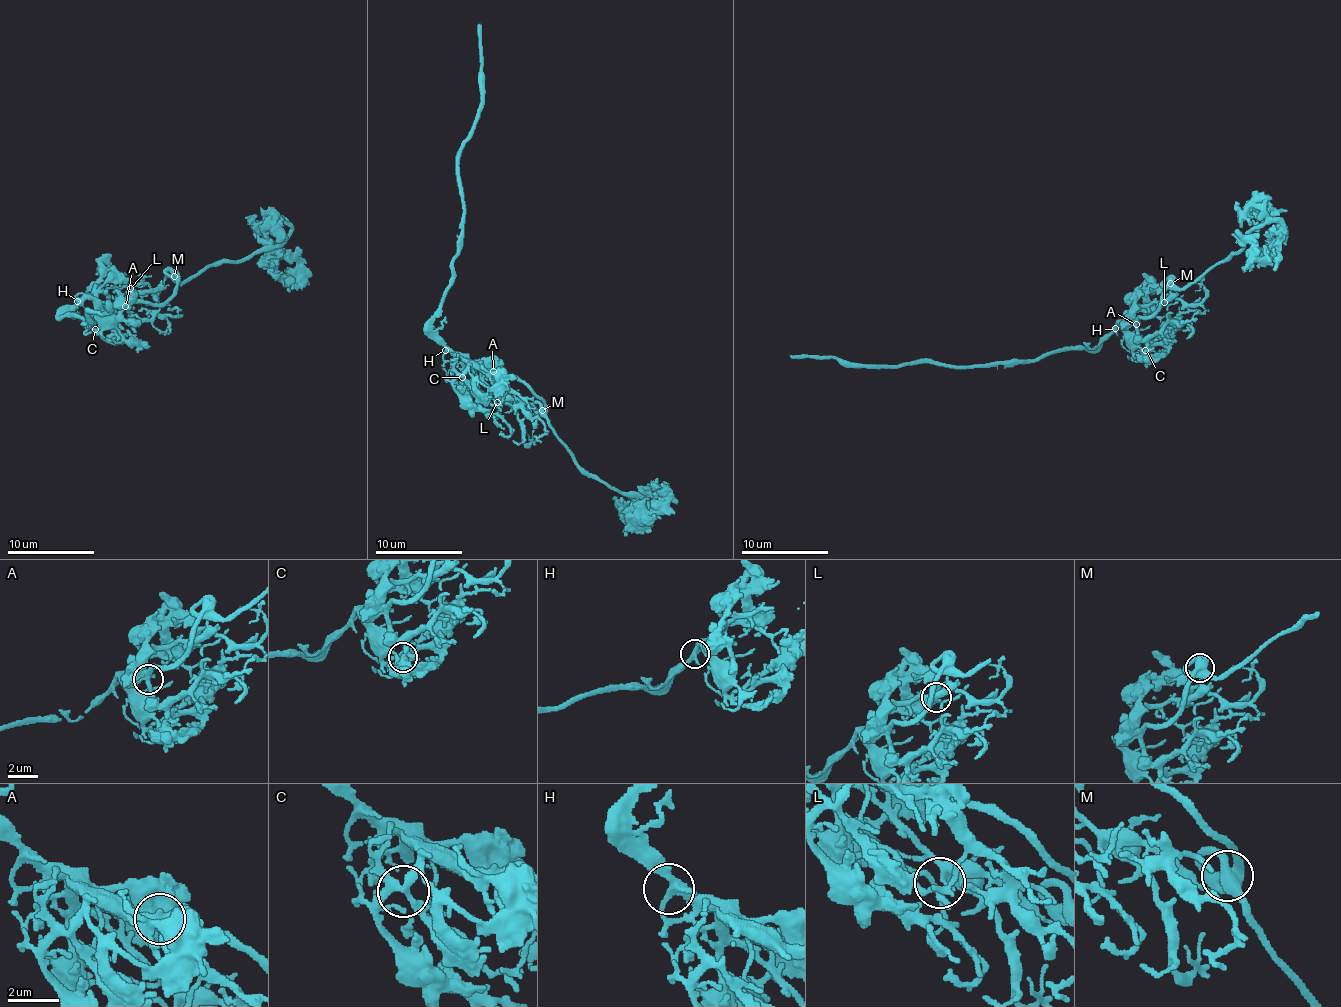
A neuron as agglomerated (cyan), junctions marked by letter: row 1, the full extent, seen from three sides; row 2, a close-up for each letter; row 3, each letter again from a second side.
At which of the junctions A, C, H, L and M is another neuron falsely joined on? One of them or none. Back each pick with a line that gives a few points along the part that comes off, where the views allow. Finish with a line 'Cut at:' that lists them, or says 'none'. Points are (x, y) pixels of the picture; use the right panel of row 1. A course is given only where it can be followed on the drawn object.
Cut at: none

